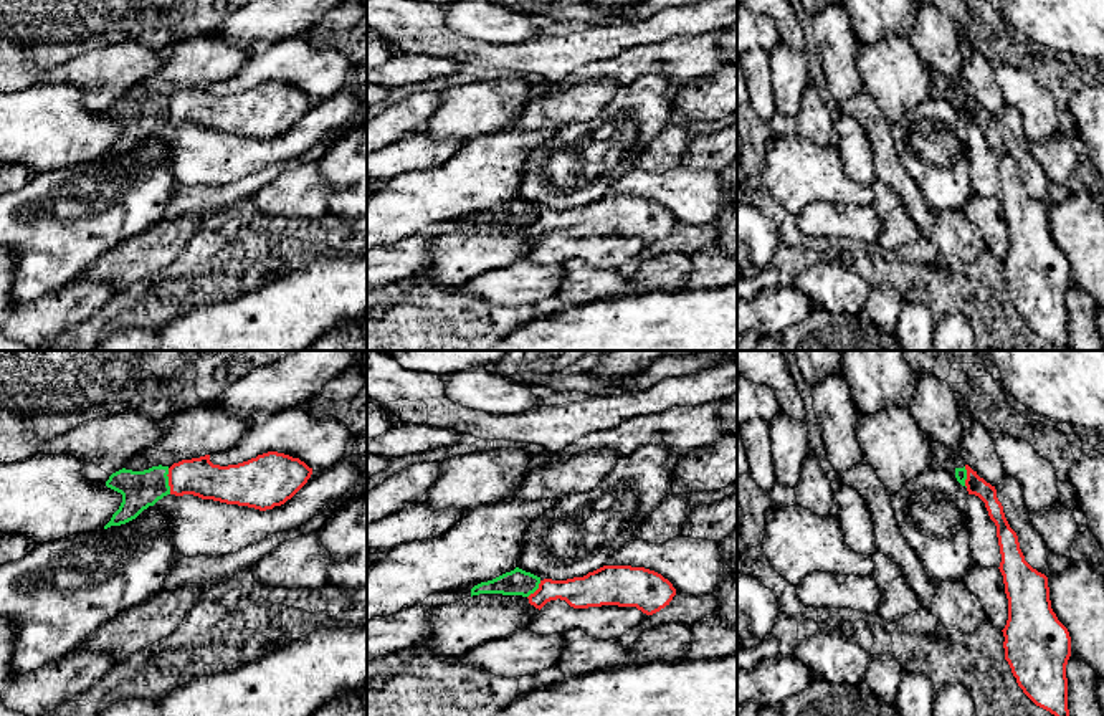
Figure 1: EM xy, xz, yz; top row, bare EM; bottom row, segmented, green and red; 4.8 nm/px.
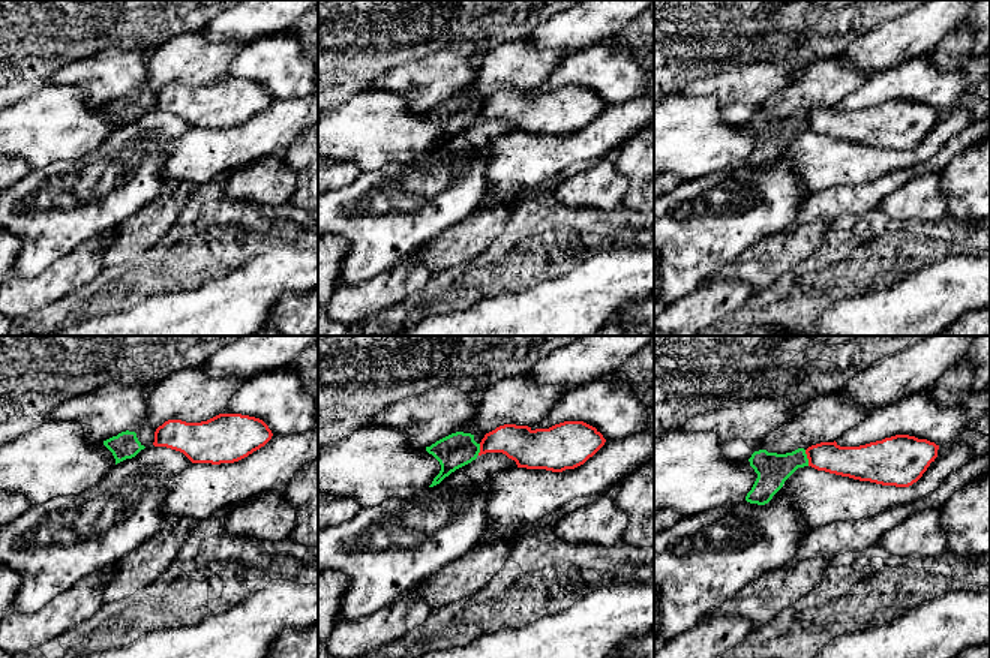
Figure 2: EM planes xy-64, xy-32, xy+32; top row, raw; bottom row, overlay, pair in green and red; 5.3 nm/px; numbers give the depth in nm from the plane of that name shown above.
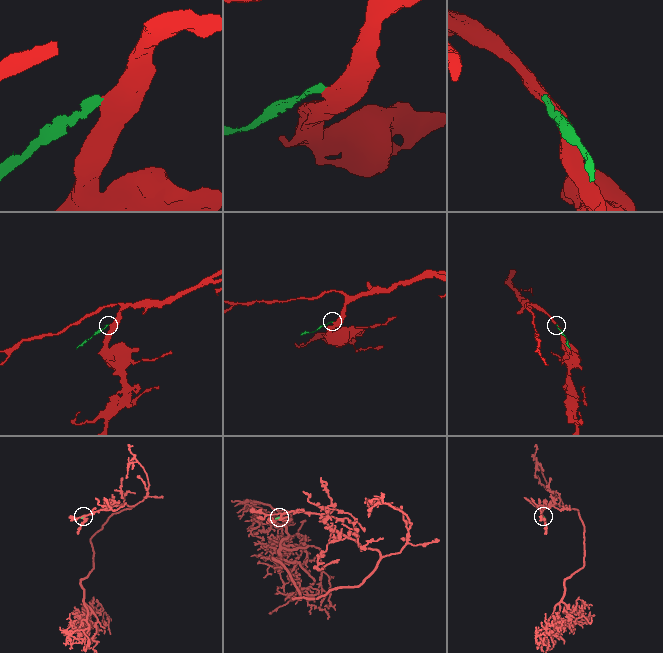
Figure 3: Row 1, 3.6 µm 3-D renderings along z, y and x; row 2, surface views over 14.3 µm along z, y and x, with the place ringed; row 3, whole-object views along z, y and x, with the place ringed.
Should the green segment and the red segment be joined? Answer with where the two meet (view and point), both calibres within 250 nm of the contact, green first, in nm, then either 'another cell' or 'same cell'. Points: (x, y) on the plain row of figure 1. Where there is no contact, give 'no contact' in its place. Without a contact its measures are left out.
xy (167, 111) | 180/190 nm | another cell

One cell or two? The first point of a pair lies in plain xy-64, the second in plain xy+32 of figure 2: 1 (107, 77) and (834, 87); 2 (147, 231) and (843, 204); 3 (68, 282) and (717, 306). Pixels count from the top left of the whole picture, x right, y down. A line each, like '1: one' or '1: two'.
1: two
2: two
3: one

